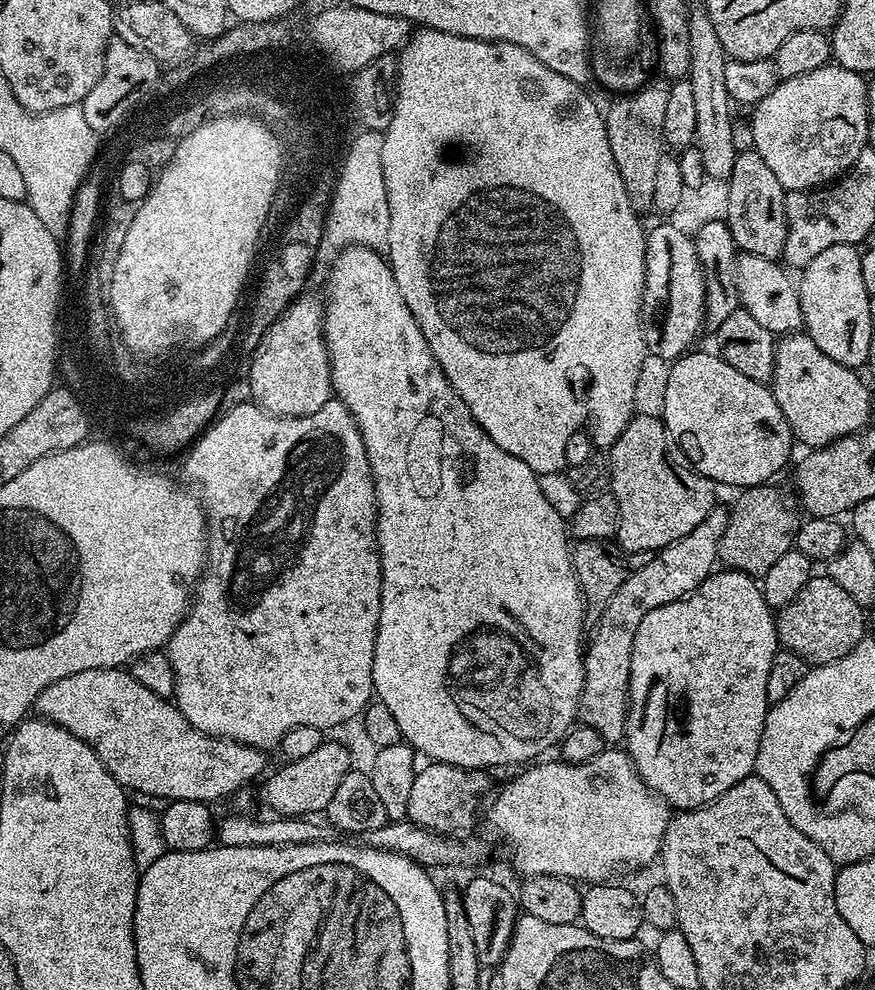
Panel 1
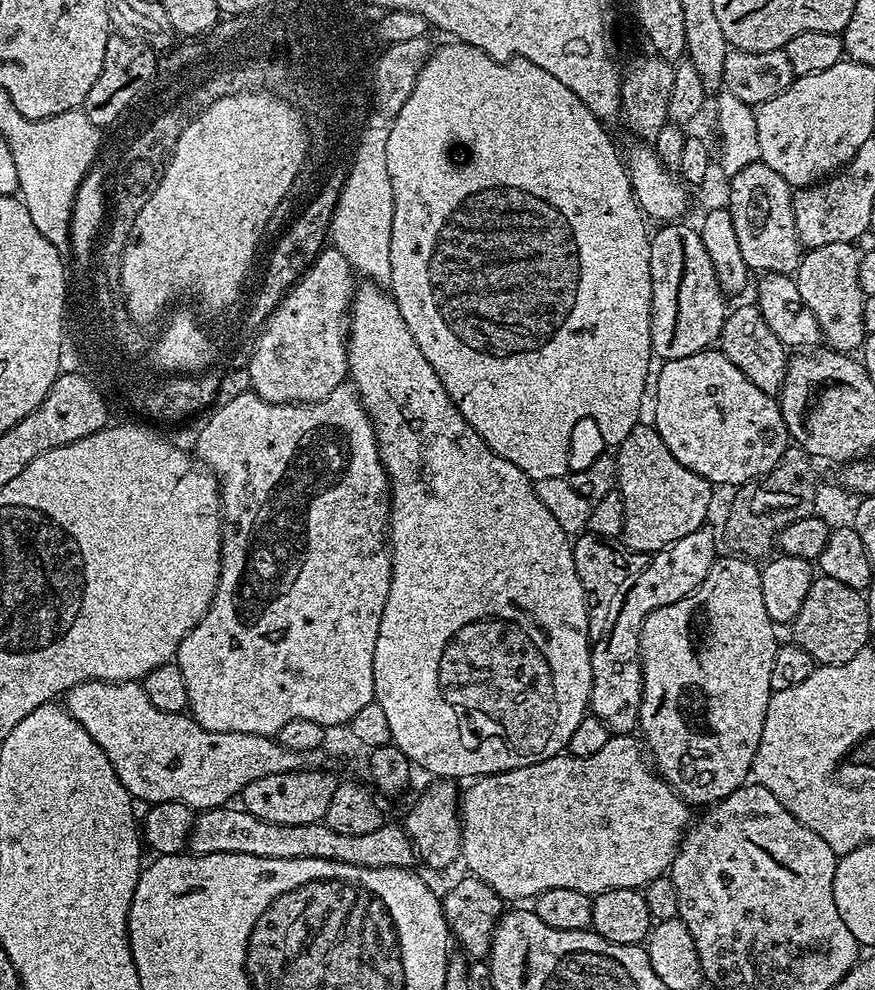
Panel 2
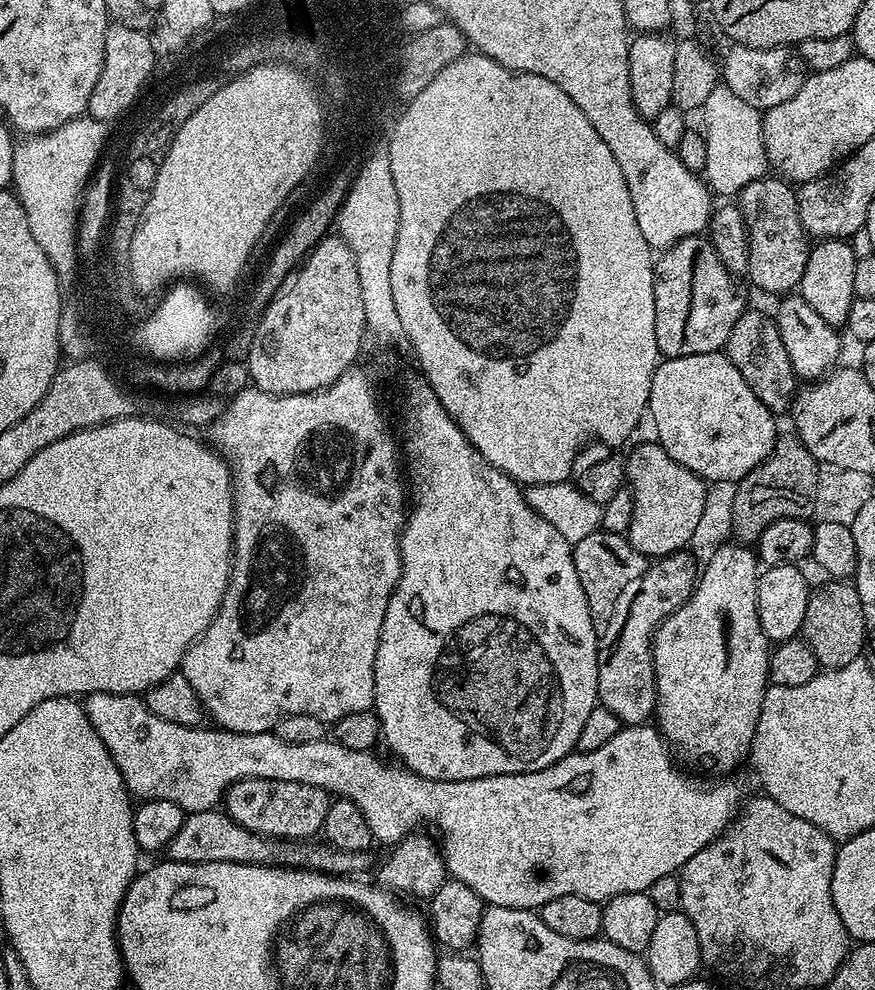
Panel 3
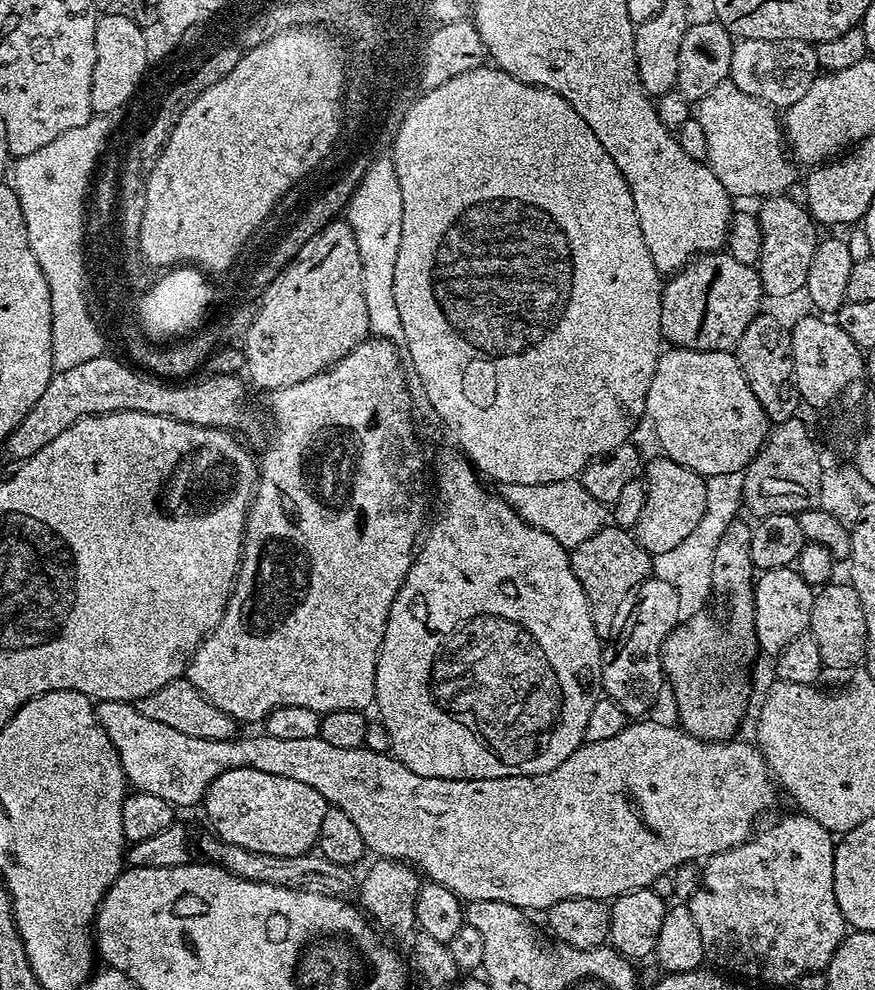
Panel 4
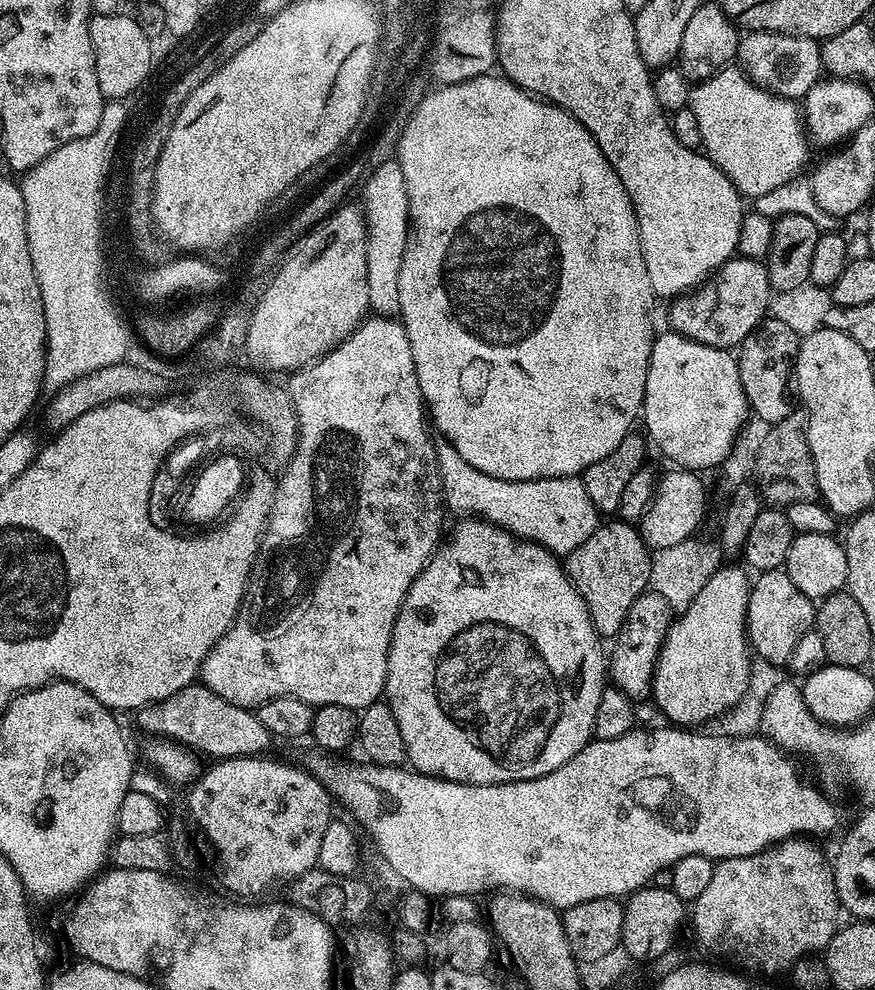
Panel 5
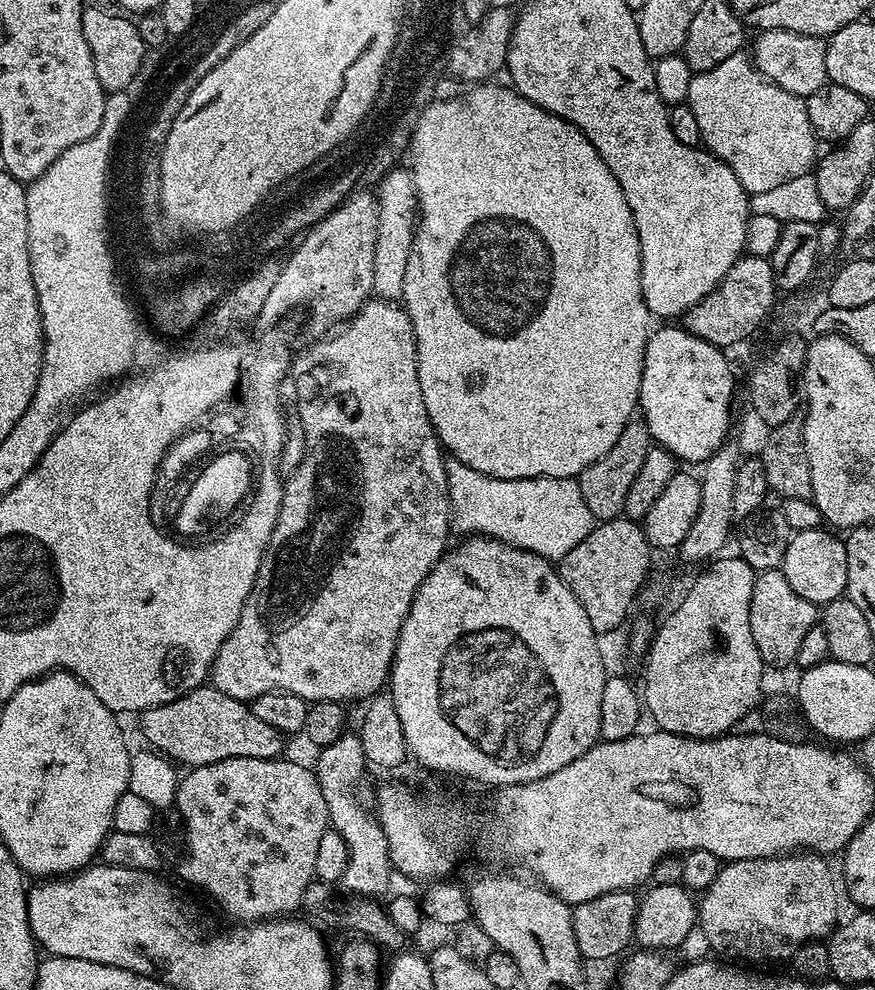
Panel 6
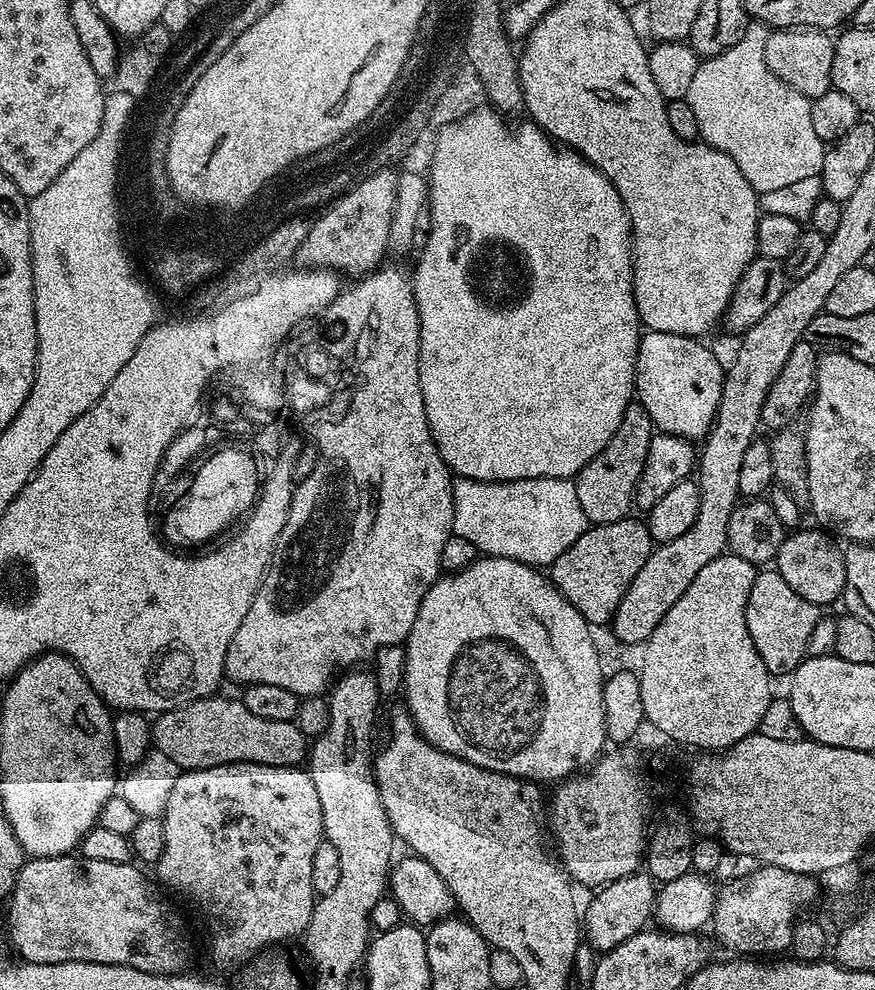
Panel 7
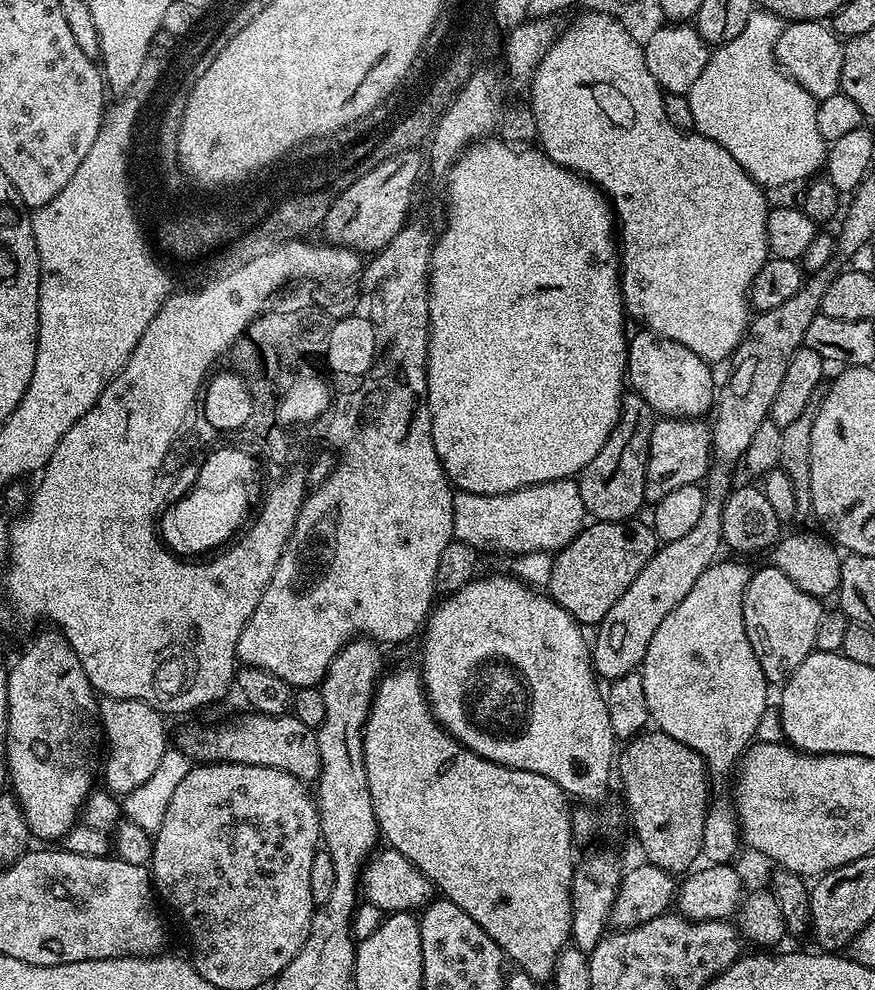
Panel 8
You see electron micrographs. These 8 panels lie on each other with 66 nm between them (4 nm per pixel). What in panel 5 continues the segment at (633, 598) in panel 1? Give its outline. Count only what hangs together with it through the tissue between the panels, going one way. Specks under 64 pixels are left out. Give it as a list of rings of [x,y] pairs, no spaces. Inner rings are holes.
[[[646,590],[642,593],[642,595],[640,595],[640,597],[636,599],[636,601],[634,602],[634,606],[630,606],[630,610],[626,614],[626,618],[624,619],[623,626],[620,627],[620,629],[618,630],[618,634],[611,641],[612,652],[610,648],[610,655],[607,657],[607,660],[606,660],[606,676],[607,676],[607,679],[610,681],[611,687],[617,688],[618,690],[620,690],[622,694],[626,696],[626,698],[632,700],[633,702],[641,702],[640,700],[644,700],[646,698],[648,700],[649,697],[653,695],[652,682],[655,678],[656,661],[659,658],[660,648],[664,644],[664,639],[666,639],[668,630],[673,624],[673,621],[674,621],[674,613],[673,613],[671,605],[668,604],[666,598],[660,596],[658,593],[653,592],[651,590]]]

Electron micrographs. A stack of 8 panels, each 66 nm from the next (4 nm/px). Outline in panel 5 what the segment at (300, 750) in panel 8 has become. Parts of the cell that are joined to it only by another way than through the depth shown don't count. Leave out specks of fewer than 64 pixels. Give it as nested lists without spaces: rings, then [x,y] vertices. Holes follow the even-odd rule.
[[[197,682],[186,686],[182,690],[178,690],[178,694],[170,694],[170,698],[162,698],[153,704],[147,704],[141,708],[135,709],[136,724],[142,728],[151,737],[165,738],[167,740],[175,740],[177,744],[183,744],[197,753],[210,756],[212,758],[231,758],[233,756],[255,756],[264,754],[268,748],[268,743],[273,743],[274,737],[266,730],[266,726],[262,726],[262,722],[258,722],[255,711],[247,708],[239,708],[230,702],[226,702],[226,698],[218,698],[218,694],[214,694],[214,690],[210,690],[204,683]]]

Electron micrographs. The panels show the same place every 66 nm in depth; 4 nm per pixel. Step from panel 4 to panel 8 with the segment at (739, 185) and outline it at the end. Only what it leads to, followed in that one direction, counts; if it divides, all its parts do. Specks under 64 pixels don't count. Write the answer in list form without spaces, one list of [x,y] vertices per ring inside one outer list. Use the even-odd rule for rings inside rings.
[[[754,10],[742,26],[738,38],[719,45],[709,55],[706,70],[698,74],[698,82],[686,93],[690,102],[690,114],[694,114],[692,128],[701,136],[718,142],[750,174],[755,184],[765,190],[784,188],[815,177],[826,160],[826,142],[818,130],[816,109],[818,101],[798,81],[787,75],[776,59],[775,46],[786,27],[785,21],[772,12]]]

